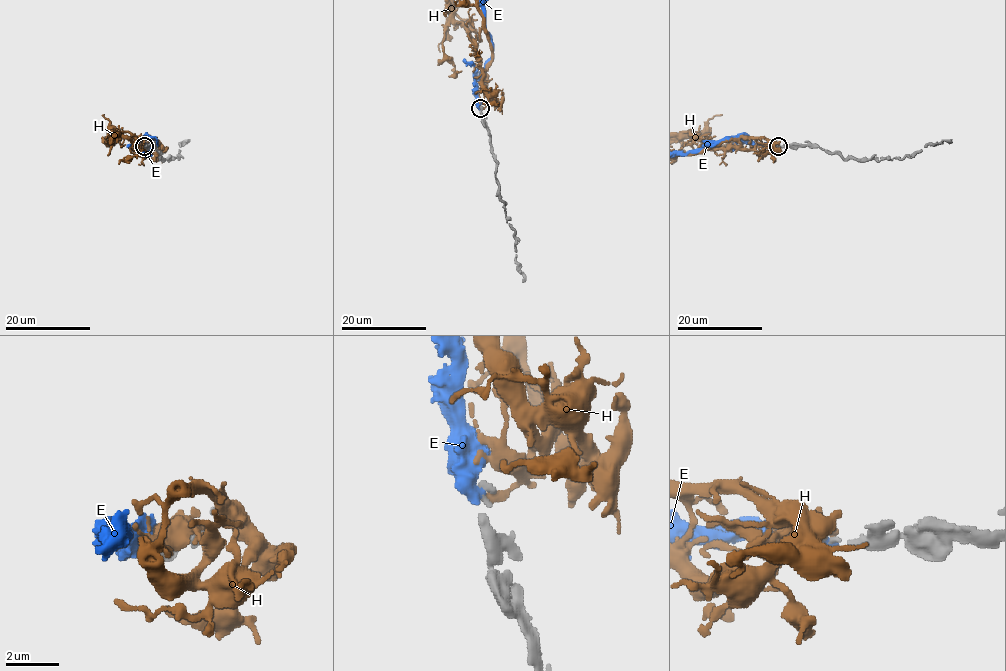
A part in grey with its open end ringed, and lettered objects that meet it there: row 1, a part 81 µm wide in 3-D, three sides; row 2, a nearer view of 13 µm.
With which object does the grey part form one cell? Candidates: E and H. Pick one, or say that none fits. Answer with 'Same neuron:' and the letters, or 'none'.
Same neuron: E

